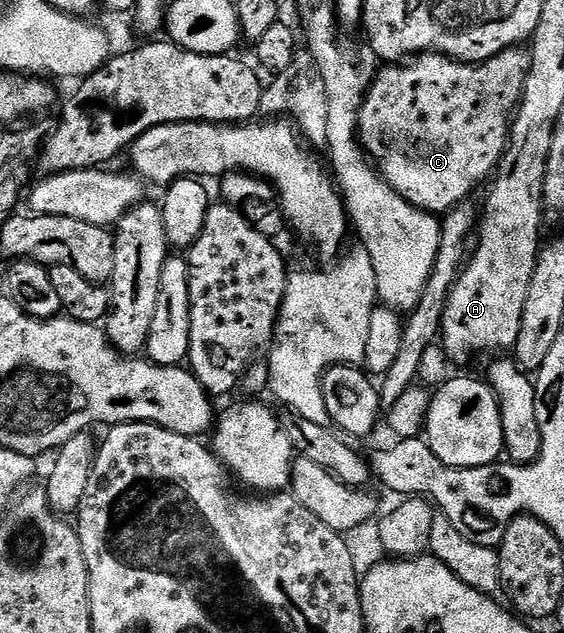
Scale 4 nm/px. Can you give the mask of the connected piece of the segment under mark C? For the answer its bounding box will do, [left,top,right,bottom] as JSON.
[359,48,531,216]

